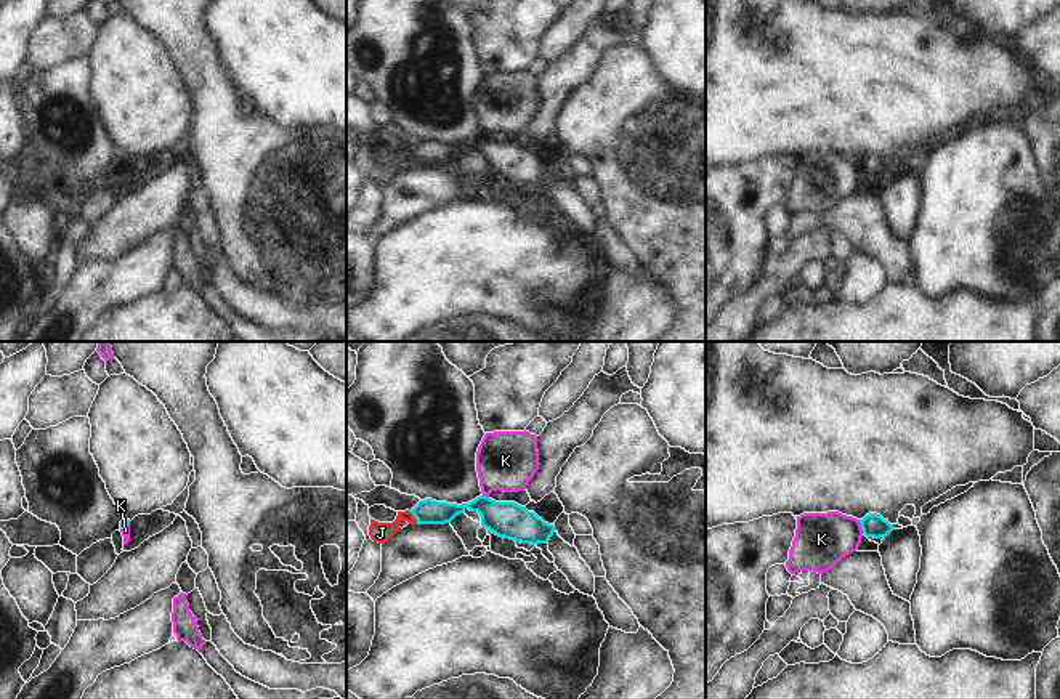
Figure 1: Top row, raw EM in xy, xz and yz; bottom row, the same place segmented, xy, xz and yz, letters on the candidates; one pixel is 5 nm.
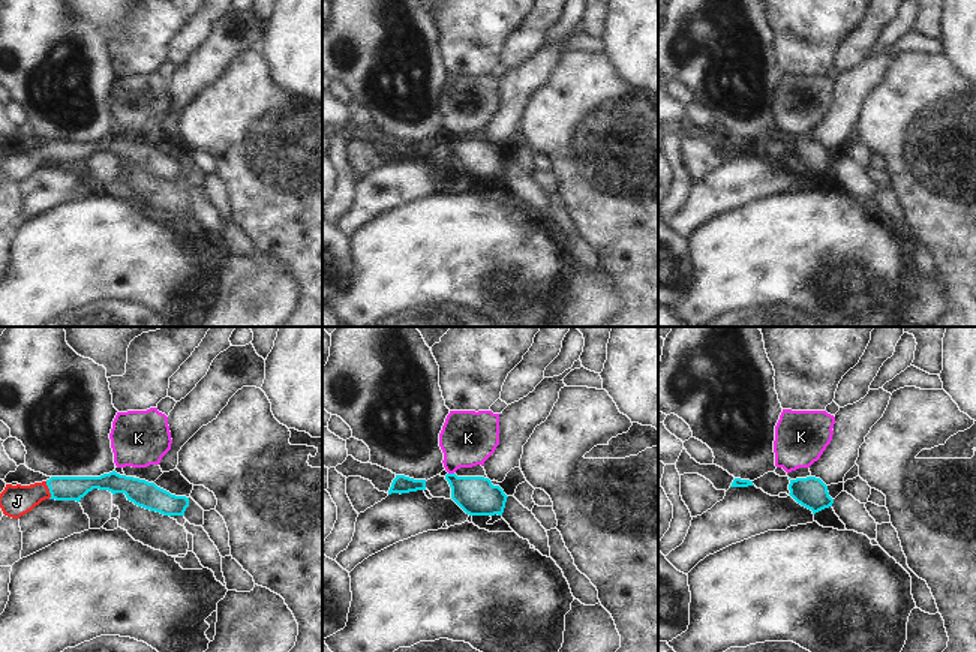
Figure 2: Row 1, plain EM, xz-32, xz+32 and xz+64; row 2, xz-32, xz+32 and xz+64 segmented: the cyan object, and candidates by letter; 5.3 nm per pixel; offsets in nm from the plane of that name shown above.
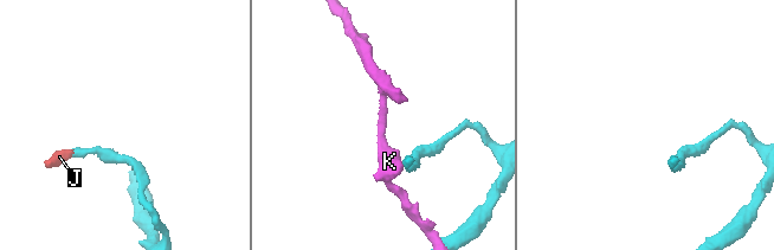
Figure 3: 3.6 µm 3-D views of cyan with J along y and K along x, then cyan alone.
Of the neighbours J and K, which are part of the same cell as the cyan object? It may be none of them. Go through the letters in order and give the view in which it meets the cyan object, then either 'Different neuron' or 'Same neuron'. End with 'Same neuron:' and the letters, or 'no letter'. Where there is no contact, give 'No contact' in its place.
J: Touches cyan in xz. Same neuron
K: Touches cyan in yz. Different neuron
Same neuron: J.

